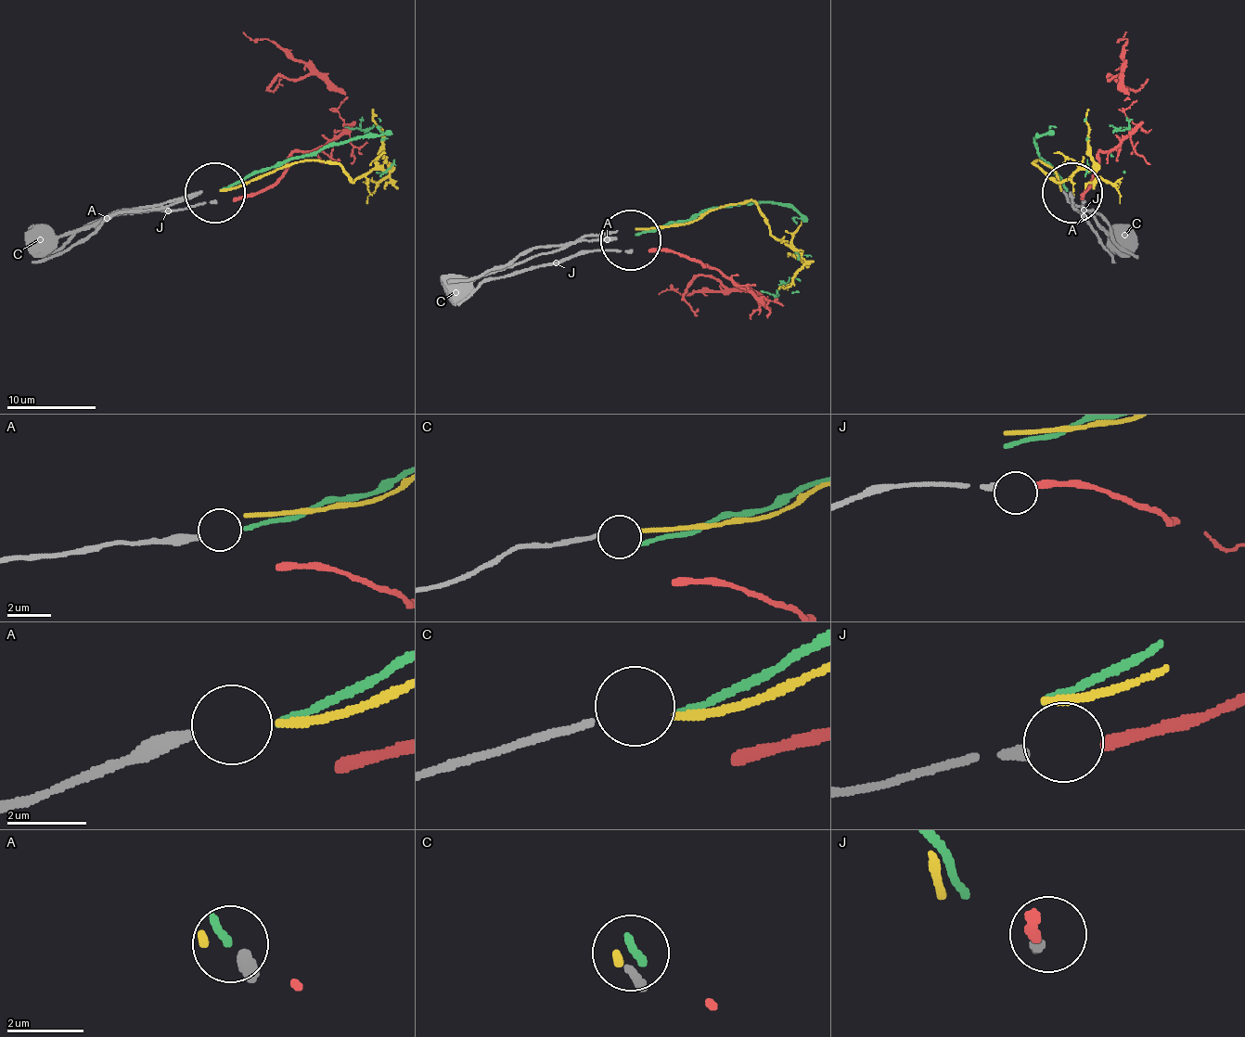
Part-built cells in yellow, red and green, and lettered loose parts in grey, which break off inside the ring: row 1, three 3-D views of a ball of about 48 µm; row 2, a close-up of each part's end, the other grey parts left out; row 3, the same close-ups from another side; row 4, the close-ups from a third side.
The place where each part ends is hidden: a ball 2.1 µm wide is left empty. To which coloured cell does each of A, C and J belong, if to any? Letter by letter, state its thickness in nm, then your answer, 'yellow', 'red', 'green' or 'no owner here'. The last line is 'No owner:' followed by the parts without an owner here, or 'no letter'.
A: 340 nm thick; green
C: 160 nm thick; yellow
J: 260 nm thick; red
No owner: no letter

